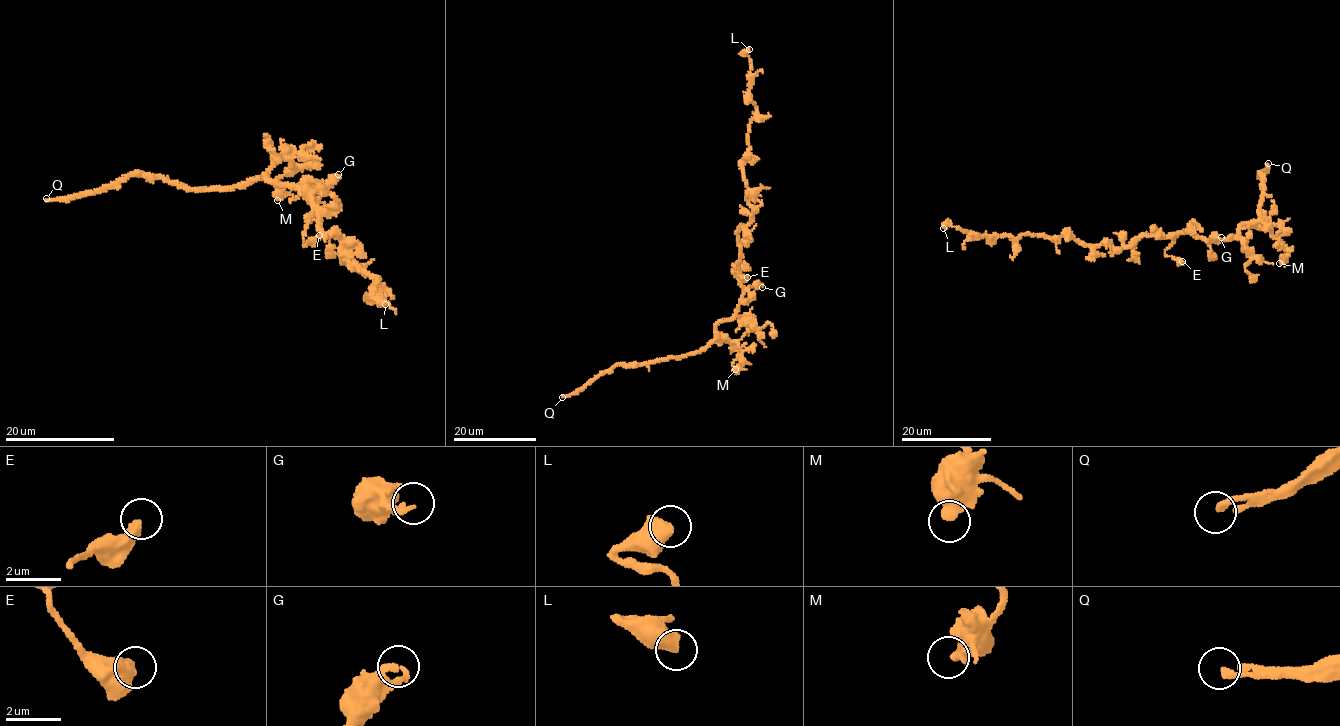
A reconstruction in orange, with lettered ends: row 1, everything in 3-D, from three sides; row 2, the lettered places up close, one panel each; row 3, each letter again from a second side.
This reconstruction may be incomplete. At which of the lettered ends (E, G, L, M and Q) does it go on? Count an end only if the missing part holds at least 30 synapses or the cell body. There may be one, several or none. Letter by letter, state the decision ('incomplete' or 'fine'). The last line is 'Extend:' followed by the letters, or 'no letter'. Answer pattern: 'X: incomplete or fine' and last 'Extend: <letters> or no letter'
E: fine
G: fine
L: fine
M: fine
Q: incomplete
Extend: Q

